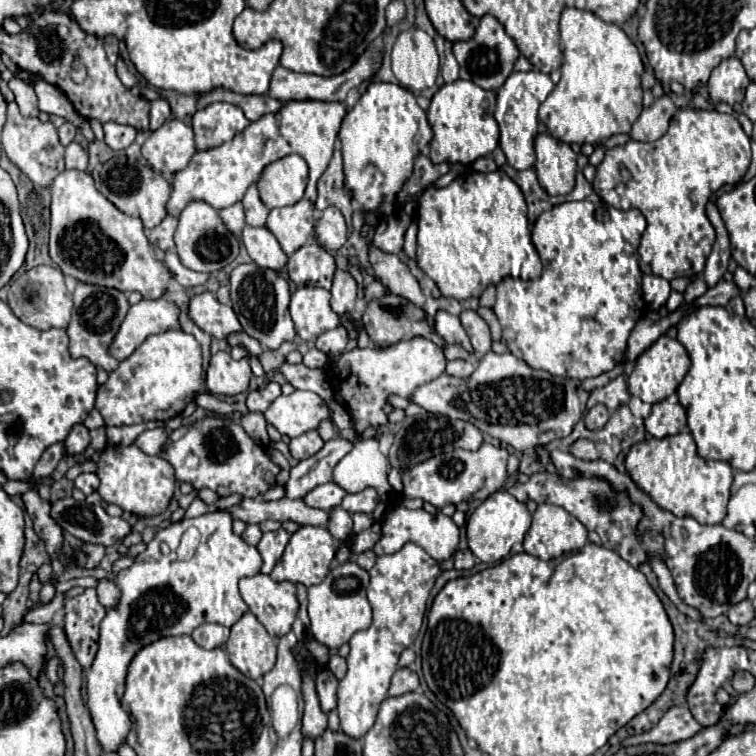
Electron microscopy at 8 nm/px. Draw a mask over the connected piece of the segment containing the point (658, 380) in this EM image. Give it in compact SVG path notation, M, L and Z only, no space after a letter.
M662 335L656 343L652 343L634 363L634 369L628 377L628 391L630 395L642 399L644 403L660 403L666 397L670 397L672 393L676 393L680 381L684 379L686 371L690 367L690 359L688 353L684 349L684 345L678 339L670 339L668 335Z

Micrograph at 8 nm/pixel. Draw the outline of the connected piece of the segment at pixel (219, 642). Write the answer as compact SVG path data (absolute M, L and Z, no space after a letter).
M202 623L200 627L194 629L192 639L204 649L216 649L216 647L222 647L226 643L228 629L218 625L218 623Z

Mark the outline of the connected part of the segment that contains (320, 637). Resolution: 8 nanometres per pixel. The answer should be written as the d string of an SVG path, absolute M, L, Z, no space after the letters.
M346 561L326 575L326 579L318 585L308 587L308 617L310 617L310 633L312 637L330 647L338 649L340 645L348 643L350 637L372 623L372 609L366 599L366 587L368 587L370 575L366 569L362 569L356 561Z

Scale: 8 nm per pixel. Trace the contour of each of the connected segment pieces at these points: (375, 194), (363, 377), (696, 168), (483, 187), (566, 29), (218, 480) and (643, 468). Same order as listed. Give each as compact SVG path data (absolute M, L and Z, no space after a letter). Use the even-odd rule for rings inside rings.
M372 83L360 101L346 113L340 133L346 191L360 203L362 213L372 213L380 219L394 215L398 191L402 191L420 147L433 137L427 114L416 103L416 97L392 83Z
M414 337L410 341L400 341L386 349L366 347L366 349L354 349L342 353L338 363L338 373L332 375L332 383L336 397L346 401L348 405L356 433L360 433L370 425L388 423L382 407L386 405L386 397L390 393L410 397L418 385L440 377L444 369L446 369L446 357L442 353L442 347L438 347L430 339Z
M678 109L678 111L674 113L674 117L670 119L670 127L668 127L666 135L662 135L658 141L652 141L652 143L628 141L626 145L618 145L618 147L608 149L606 155L604 155L604 161L596 167L596 177L594 177L592 187L594 187L596 195L598 195L602 201L606 201L608 205L612 205L612 207L616 207L616 209L624 209L624 211L628 211L628 209L640 209L640 211L644 213L644 217L646 217L646 221L648 221L648 227L646 227L646 231L644 231L644 237L642 237L642 241L640 241L640 247L638 247L640 271L642 271L644 275L658 275L658 277L664 277L664 279L672 281L672 279L676 279L676 277L696 277L696 275L700 275L700 273L704 271L706 255L710 255L712 245L714 245L714 237L716 237L716 235L714 235L714 227L710 225L710 221L708 221L708 217L706 217L706 213L704 213L706 201L708 201L710 195L712 195L716 189L720 189L722 185L738 183L738 181L744 177L744 173L748 171L748 165L750 165L750 139L748 139L748 135L742 131L742 127L740 127L740 123L738 123L738 119L736 119L734 115L724 115L724 113L718 113L718 111L704 111L704 115L702 115L698 109ZM624 169L630 173L630 179L624 179L624 177L622 177L622 171L624 171Z
M502 171L492 173L470 173L466 177L456 177L444 189L426 189L418 205L418 267L438 285L444 297L454 297L458 301L480 297L490 283L500 283L500 279L510 276L522 280L535 280L542 273L540 257L530 243L530 223L526 217L526 201L520 187Z
M582 9L562 11L560 43L564 51L562 77L540 105L540 121L548 127L550 135L564 143L598 145L612 135L628 133L642 113L640 77L644 65L636 45L618 25L606 23L592 11Z
M220 415L196 421L196 425L190 425L186 433L184 427L172 431L162 449L162 457L172 463L174 471L178 471L176 479L180 483L192 483L196 489L208 487L218 497L230 497L234 493L242 497L258 497L276 485L276 475L280 473L280 467L270 459L266 449L256 443L238 421ZM188 455L196 455L200 459L196 469L188 469L184 465Z
M688 429L664 439L646 439L632 445L626 457L626 473L660 509L676 517L694 517L698 523L722 523L730 499L732 467L726 461L712 461L712 465L698 457L696 443Z

